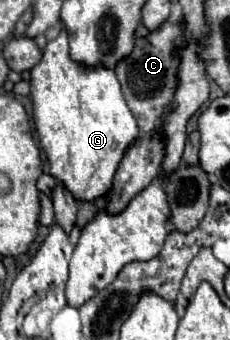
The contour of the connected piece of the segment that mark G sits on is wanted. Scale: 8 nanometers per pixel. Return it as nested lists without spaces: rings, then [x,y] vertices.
[[[67,32],[51,40],[41,62],[31,70],[33,120],[43,150],[49,158],[49,174],[59,180],[77,202],[93,202],[111,190],[113,176],[125,152],[139,138],[137,120],[131,114],[113,70],[89,70],[69,56]]]

